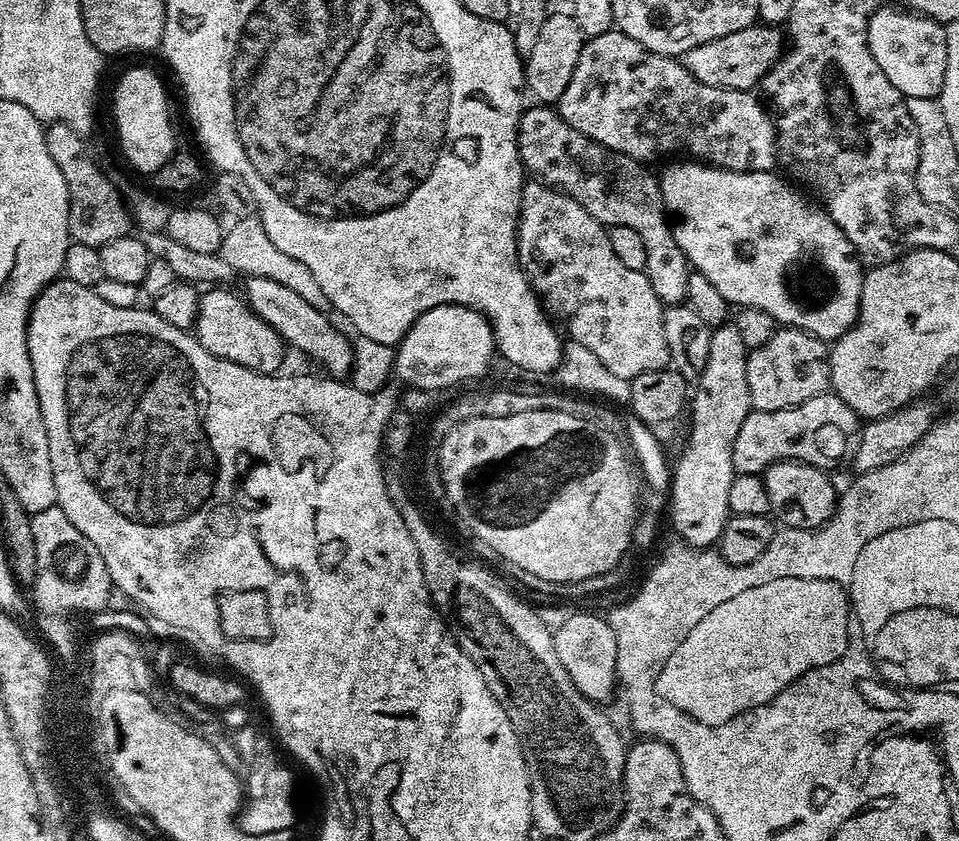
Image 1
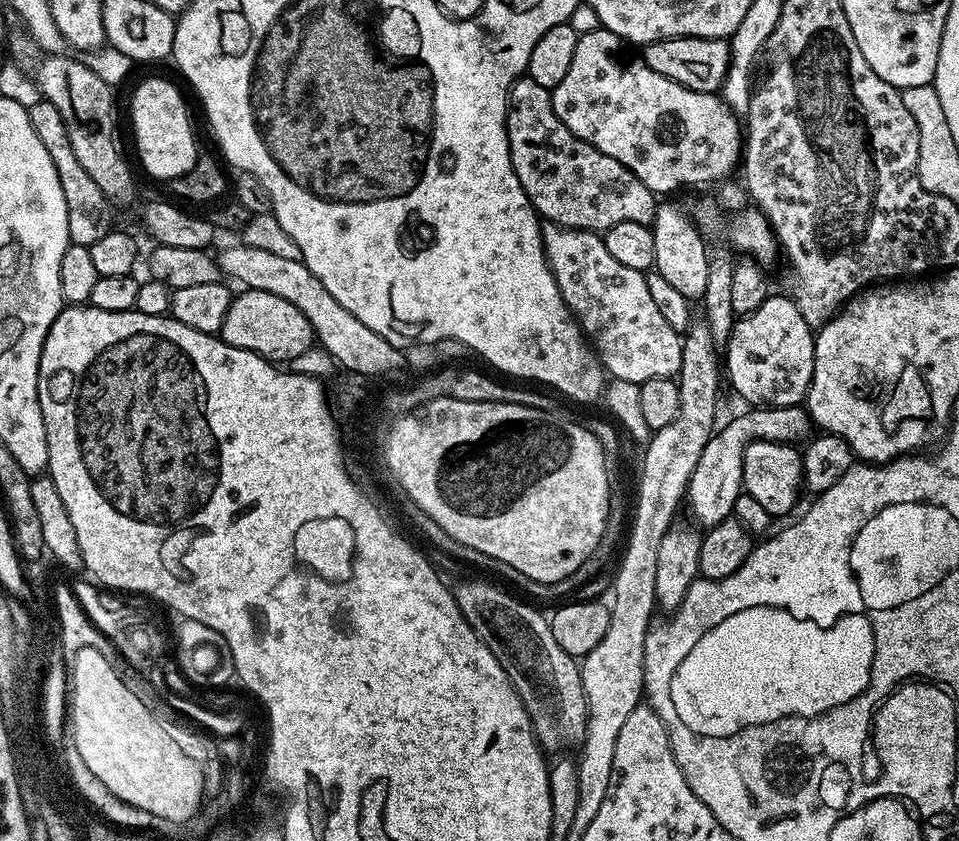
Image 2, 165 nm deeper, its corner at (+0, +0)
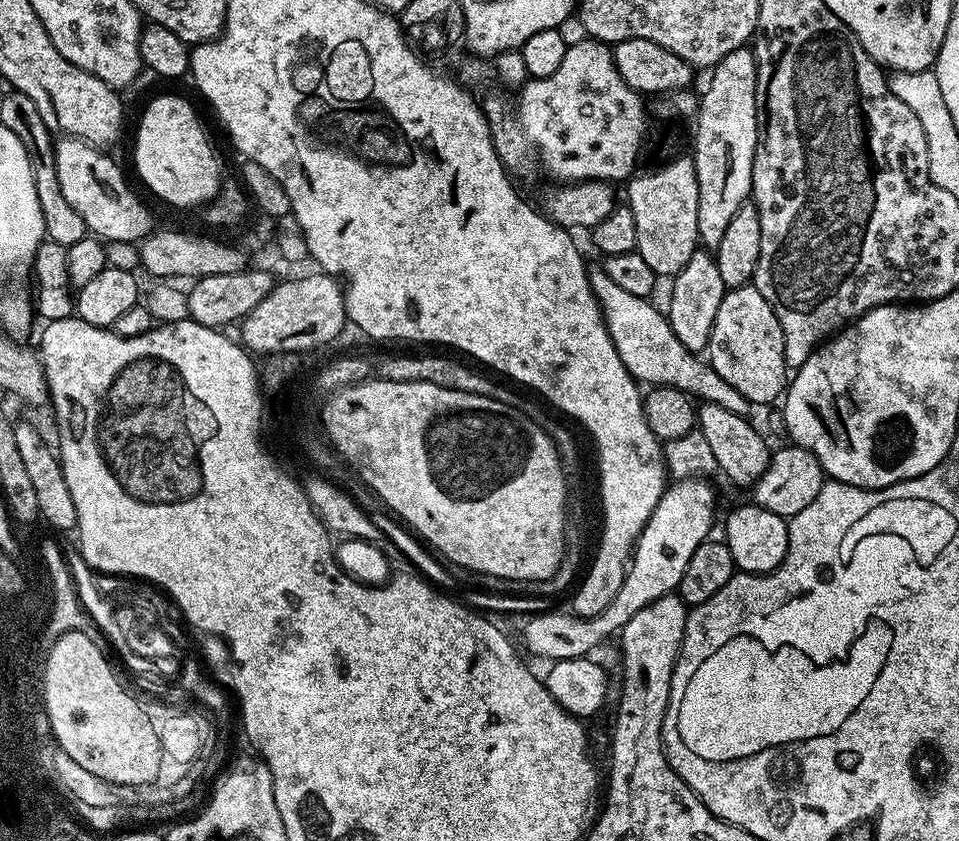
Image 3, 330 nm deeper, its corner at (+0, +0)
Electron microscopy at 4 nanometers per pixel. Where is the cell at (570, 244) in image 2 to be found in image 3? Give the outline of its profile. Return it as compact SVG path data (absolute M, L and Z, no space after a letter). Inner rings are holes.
M600 266L589 271L588 281L600 309L604 311L604 325L608 328L614 348L618 350L618 358L622 358L626 370L630 370L641 385L677 388L693 398L701 396L701 401L717 404L742 417L747 417L748 411L753 411L753 404L742 398L742 394L738 394L738 390L734 390L726 378L719 376L707 359L688 351L682 342L678 342L678 334L674 334L667 315L661 309L659 312L651 304L651 299L622 290L622 286L616 285L610 274L606 274Z

